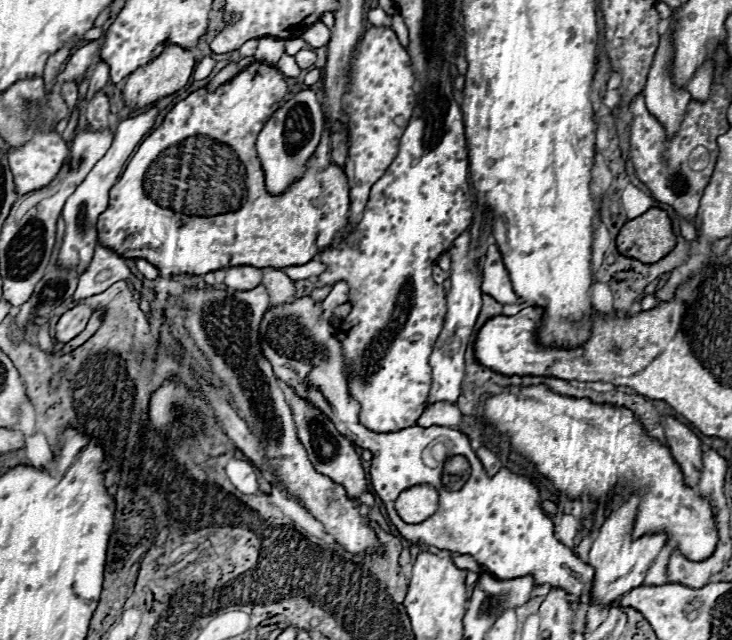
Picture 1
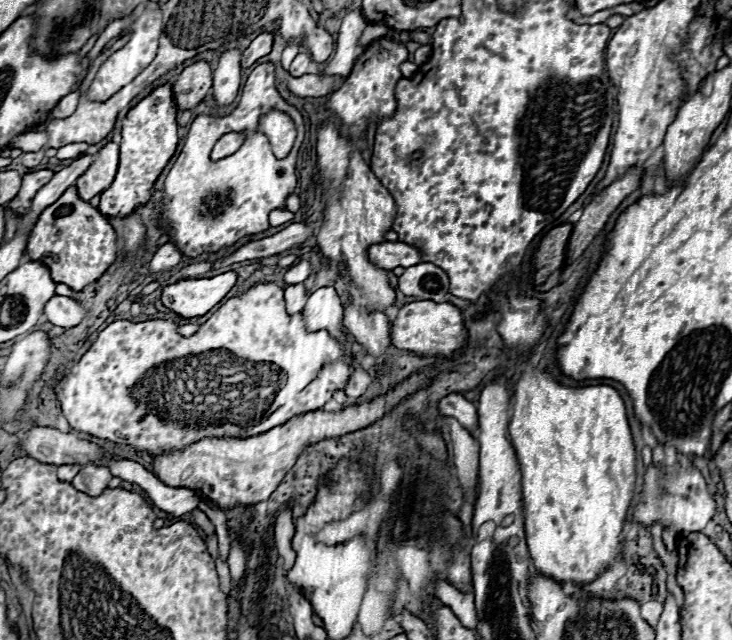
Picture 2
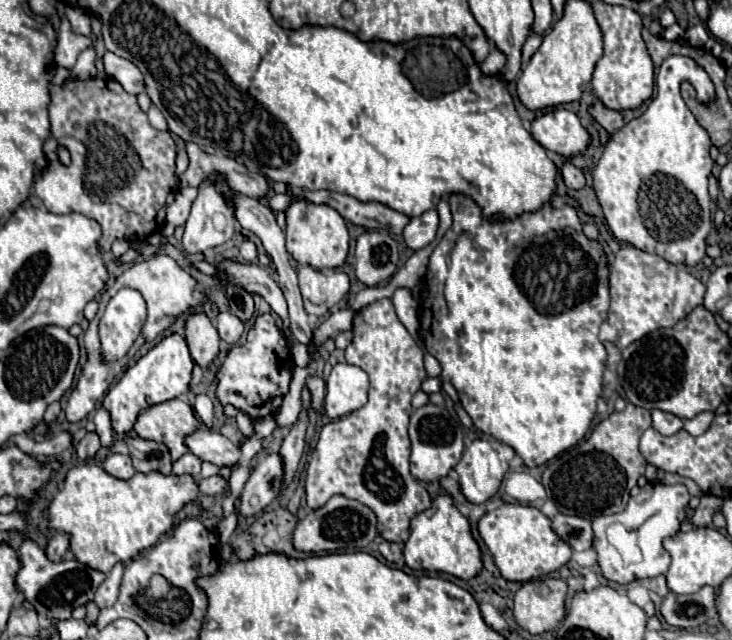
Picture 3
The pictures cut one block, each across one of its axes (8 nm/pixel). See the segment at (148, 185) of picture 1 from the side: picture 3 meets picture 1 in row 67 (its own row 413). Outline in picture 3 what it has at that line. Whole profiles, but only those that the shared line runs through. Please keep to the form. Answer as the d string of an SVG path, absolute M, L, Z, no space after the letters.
M270 314L258 316L252 330L248 332L246 342L242 346L234 346L228 352L222 370L216 374L218 398L222 404L232 404L238 410L250 414L252 418L276 414L278 406L282 404L282 398L288 392L292 368L294 362L284 334L276 328Z

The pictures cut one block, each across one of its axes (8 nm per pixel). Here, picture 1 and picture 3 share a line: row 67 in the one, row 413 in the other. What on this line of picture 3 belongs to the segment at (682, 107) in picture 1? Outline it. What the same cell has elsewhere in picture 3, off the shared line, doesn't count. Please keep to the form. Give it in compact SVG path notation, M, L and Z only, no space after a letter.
M652 410L652 426L662 434L662 436L672 436L682 428L682 420L674 414L668 414L664 410Z

